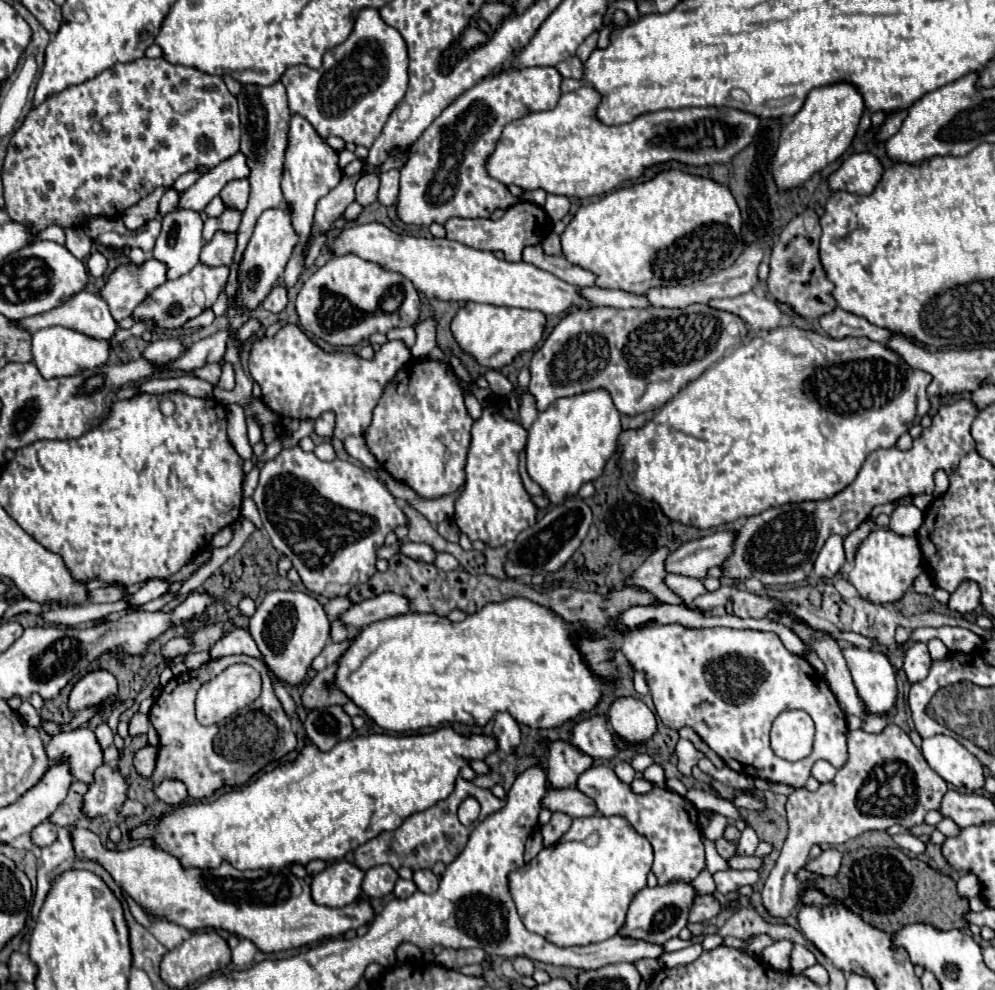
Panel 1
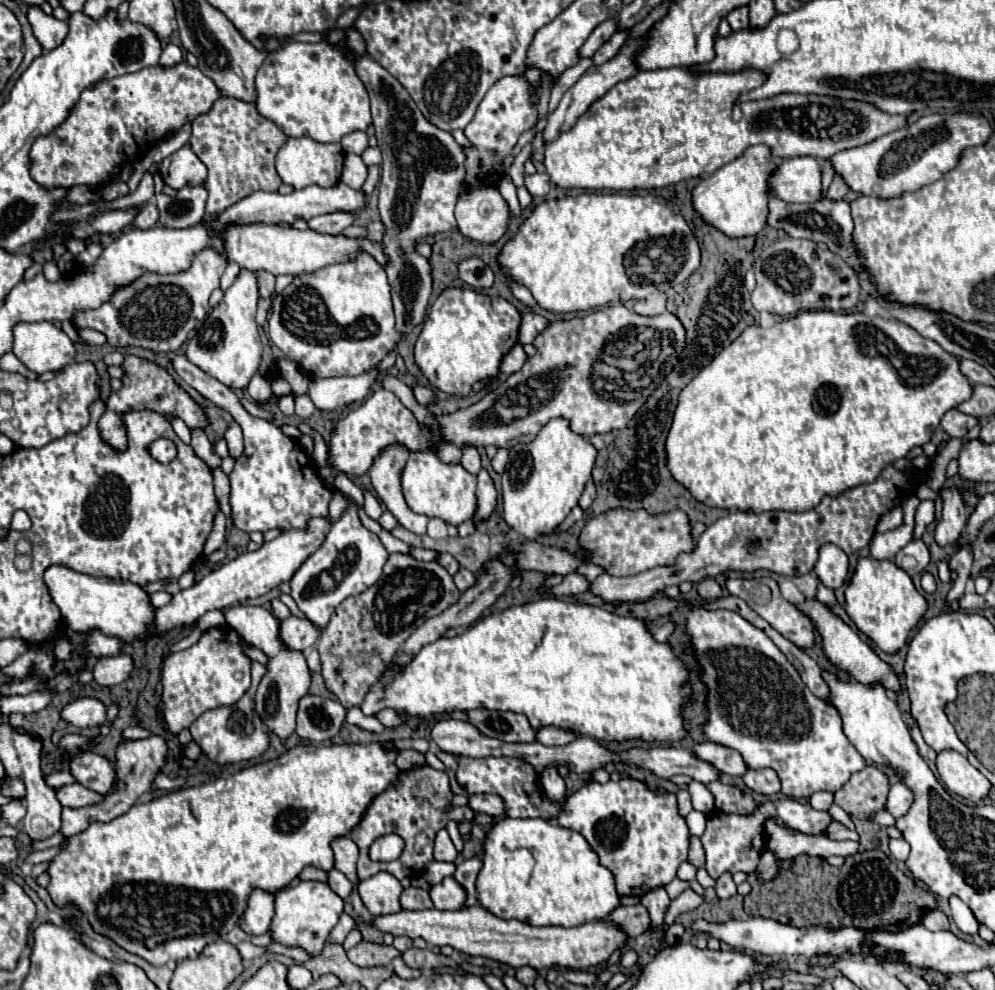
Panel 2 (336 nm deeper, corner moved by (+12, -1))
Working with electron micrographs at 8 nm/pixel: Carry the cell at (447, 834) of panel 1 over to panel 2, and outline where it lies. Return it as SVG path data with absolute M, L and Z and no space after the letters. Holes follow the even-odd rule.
M428 765L400 771L396 783L390 785L386 791L382 791L380 795L376 795L372 799L372 803L364 811L360 823L350 831L350 839L360 849L358 877L368 879L368 877L372 877L380 871L388 871L396 879L404 879L404 877L412 879L412 877L420 875L424 871L424 867L434 859L432 857L432 847L434 847L436 831L446 827L446 823L450 819L454 819L458 823L458 821L468 821L468 819L474 817L474 811L470 807L448 809L450 799L452 799L452 791L450 791L450 785L448 785L448 775L444 771L432 769ZM388 833L398 833L404 839L404 843L406 843L404 853L396 861L376 863L368 857L368 849L378 837L388 835Z

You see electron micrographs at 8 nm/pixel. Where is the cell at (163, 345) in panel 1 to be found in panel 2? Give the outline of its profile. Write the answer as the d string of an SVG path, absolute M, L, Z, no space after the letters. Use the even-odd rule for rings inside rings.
M242 269L236 283L224 293L224 299L212 309L204 325L198 329L198 335L188 341L186 357L198 365L208 375L216 377L232 389L248 387L250 379L258 373L262 359L262 343L256 325L256 303L258 303L258 285L252 271Z

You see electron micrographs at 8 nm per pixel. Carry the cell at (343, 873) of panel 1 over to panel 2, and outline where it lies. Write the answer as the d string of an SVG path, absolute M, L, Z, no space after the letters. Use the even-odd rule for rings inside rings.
M300 881L294 887L286 887L276 895L274 901L274 917L270 925L270 935L274 943L286 947L302 947L310 957L322 953L322 947L328 939L328 933L338 923L340 915L344 913L342 899L320 881Z

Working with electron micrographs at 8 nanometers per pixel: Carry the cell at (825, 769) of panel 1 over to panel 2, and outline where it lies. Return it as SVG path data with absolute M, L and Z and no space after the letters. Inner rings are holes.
M818 791L818 793L814 793L808 801L810 801L810 805L812 805L814 809L818 809L818 811L828 811L830 805L832 805L832 801L834 801L834 795L832 795L832 793L826 793L826 791Z

